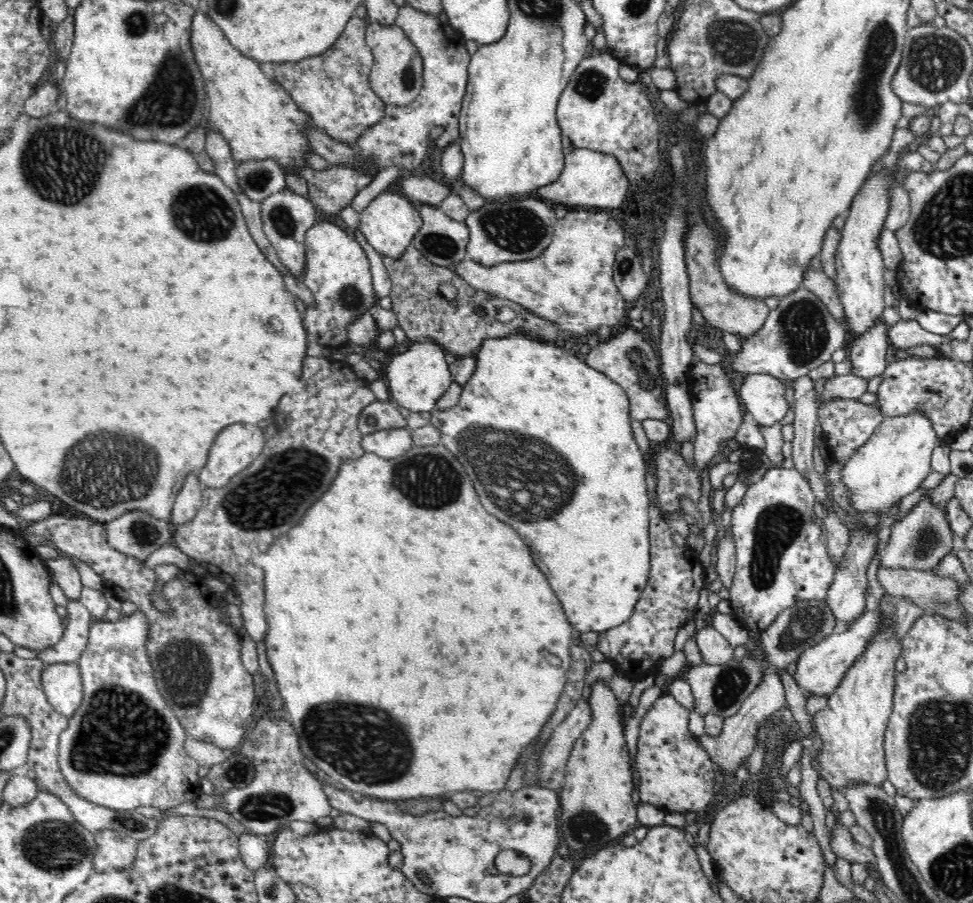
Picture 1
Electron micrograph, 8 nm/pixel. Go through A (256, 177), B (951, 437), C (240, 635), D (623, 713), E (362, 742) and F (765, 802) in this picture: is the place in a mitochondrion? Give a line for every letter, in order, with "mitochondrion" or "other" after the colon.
A: mitochondrion
B: other
C: other
D: other
E: mitochondrion
F: other

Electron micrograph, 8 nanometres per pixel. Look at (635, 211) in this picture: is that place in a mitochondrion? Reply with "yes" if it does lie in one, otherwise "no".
no

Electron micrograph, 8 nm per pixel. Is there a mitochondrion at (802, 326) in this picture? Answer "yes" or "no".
yes

